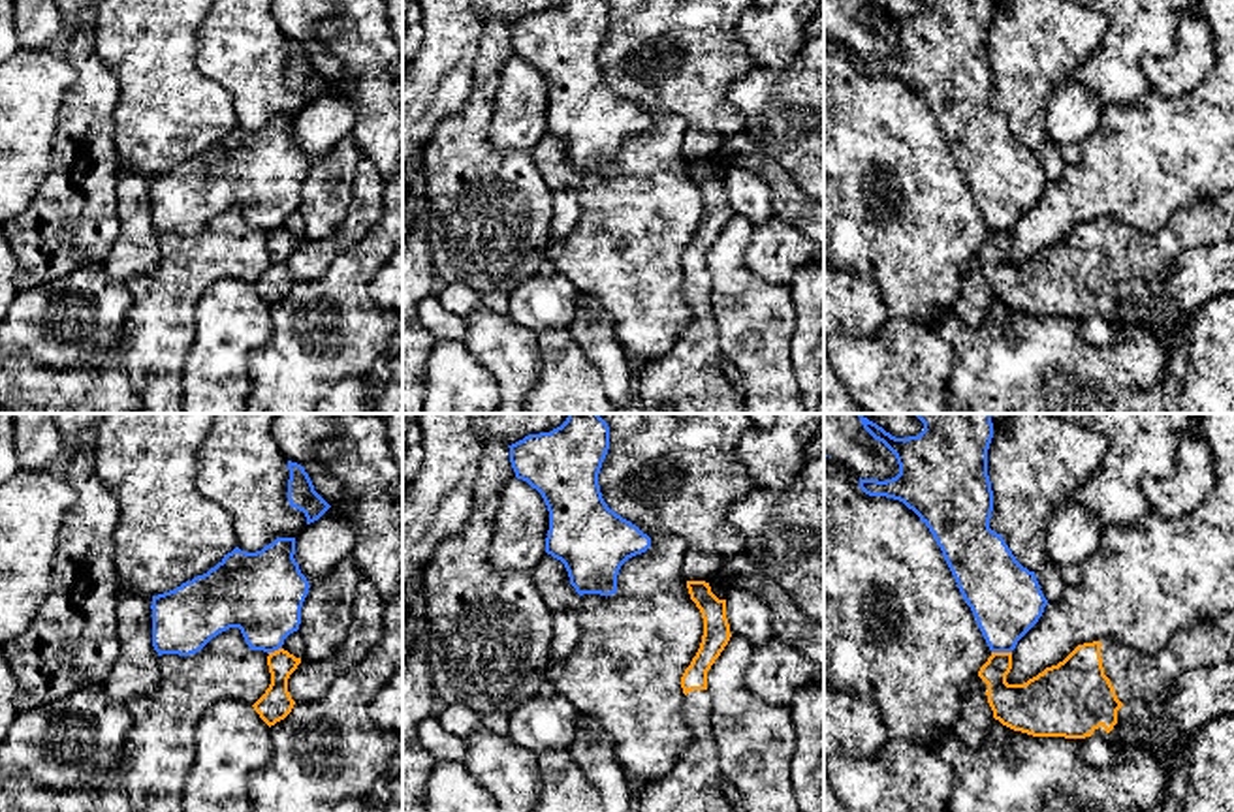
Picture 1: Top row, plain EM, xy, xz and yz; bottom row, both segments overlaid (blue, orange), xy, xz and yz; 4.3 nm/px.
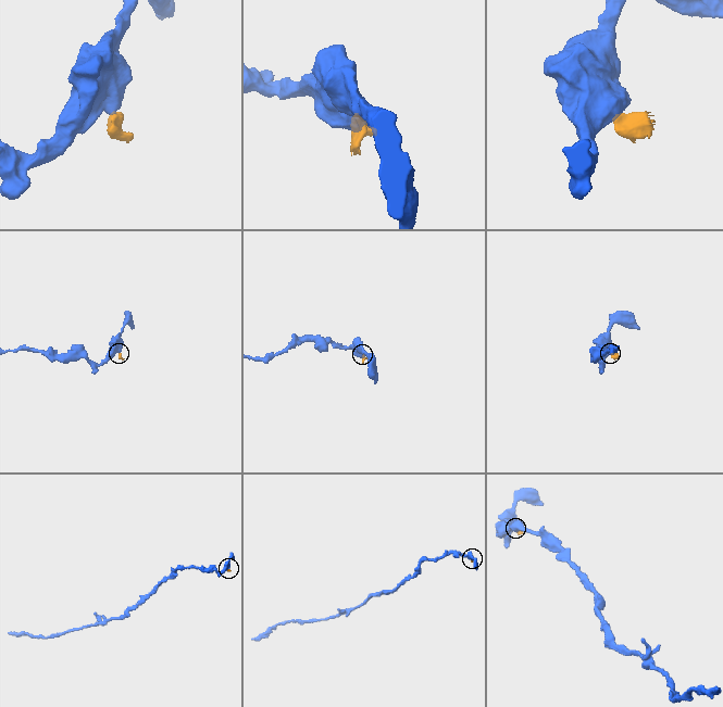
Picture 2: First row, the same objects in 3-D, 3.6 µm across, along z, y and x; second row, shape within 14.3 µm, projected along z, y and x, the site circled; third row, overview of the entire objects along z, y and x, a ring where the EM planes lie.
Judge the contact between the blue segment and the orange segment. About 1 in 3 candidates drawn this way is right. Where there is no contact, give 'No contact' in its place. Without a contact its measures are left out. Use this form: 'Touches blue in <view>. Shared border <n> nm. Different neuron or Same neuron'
Touches blue in yz. Shared border 90 nm. Different neuron

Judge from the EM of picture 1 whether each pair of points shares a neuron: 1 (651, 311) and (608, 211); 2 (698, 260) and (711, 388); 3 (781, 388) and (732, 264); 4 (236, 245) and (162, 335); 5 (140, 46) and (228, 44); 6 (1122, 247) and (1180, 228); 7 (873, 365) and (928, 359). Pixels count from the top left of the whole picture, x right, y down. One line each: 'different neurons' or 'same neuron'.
1: same neuron
2: same neuron
3: same neuron
4: same neuron
5: different neurons
6: same neuron
7: same neuron

